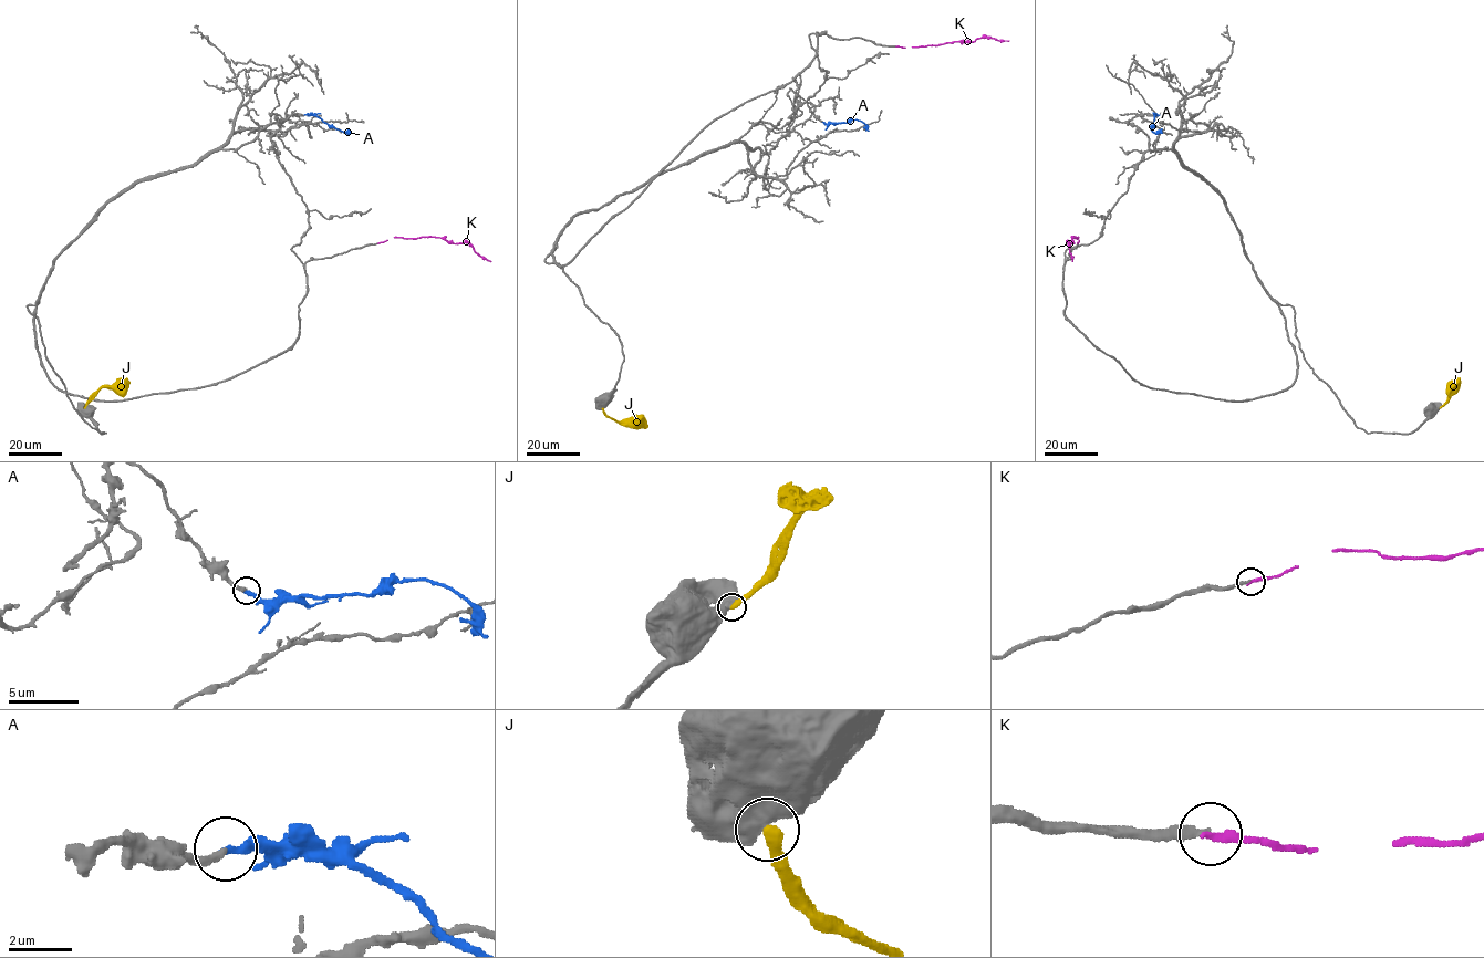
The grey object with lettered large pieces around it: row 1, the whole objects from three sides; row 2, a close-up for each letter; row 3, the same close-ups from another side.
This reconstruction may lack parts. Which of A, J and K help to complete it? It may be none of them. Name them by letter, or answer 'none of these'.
A

